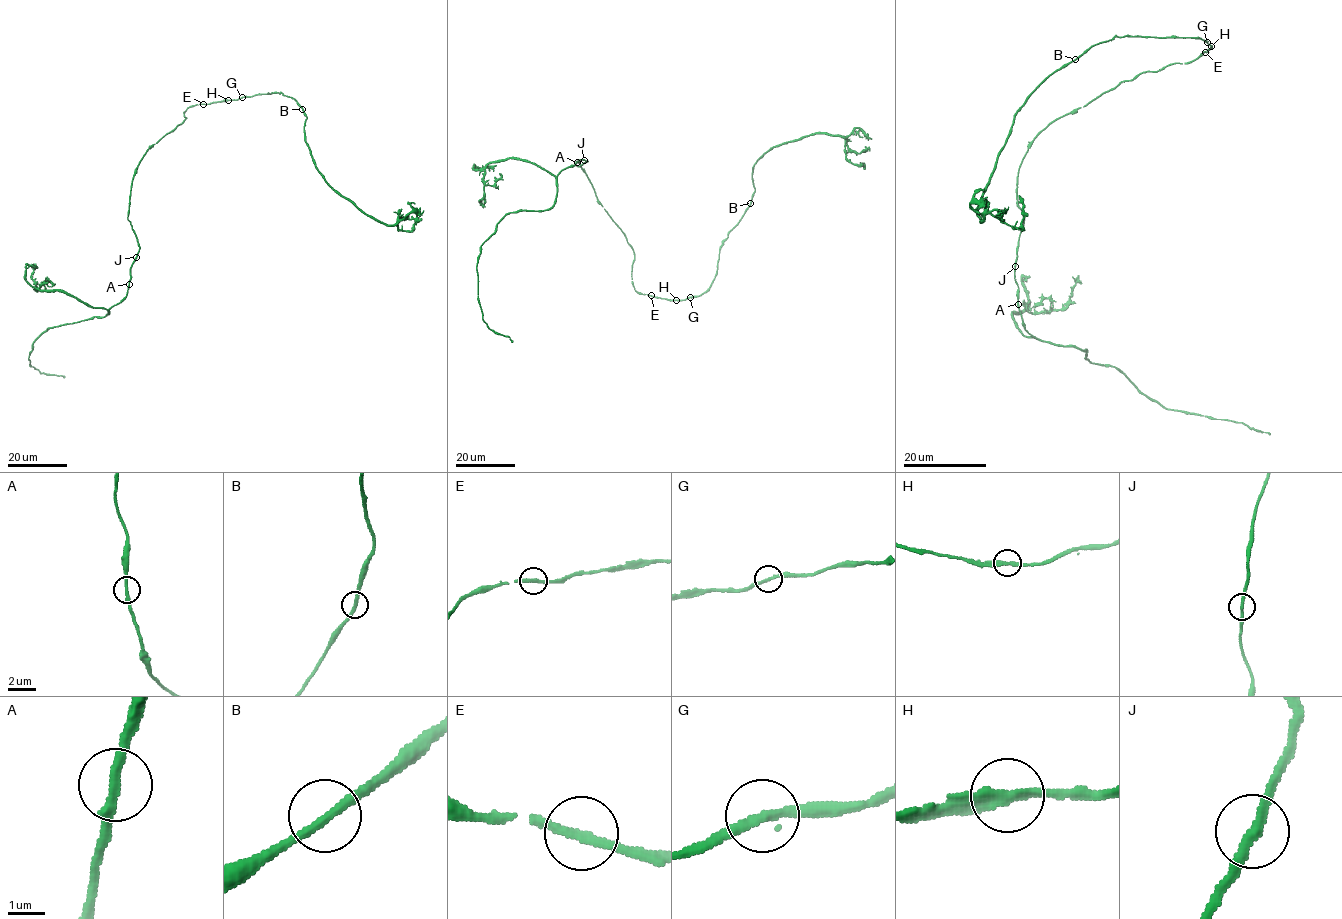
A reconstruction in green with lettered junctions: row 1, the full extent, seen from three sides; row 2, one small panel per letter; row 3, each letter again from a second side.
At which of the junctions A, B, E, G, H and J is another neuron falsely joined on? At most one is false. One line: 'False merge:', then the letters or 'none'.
False merge: none

